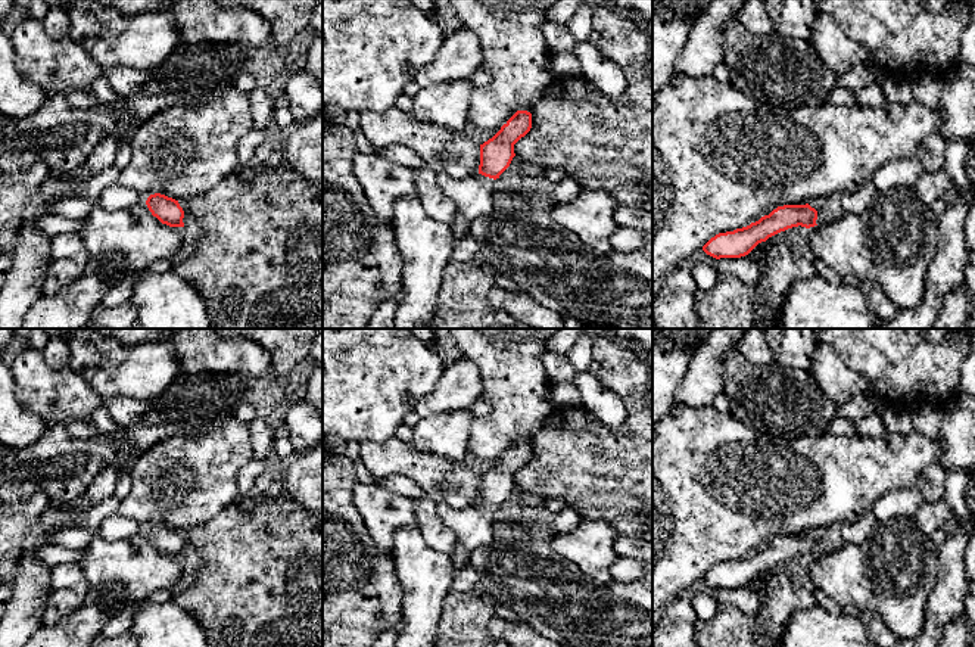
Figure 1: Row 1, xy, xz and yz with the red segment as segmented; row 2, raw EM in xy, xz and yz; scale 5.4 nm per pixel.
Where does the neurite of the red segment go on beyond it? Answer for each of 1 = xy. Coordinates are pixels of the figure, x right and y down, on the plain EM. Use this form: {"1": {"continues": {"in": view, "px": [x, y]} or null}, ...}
{"1": {"continues": {"in": "xy", "px": [187, 548]}}}

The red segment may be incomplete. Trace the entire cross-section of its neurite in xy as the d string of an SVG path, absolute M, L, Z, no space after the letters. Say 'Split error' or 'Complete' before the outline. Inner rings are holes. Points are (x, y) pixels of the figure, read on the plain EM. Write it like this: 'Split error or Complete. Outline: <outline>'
Split error. Outline: M161 523L150 525L146 535L153 547L169 557L189 557L191 545L189 542L189 532L175 531Z

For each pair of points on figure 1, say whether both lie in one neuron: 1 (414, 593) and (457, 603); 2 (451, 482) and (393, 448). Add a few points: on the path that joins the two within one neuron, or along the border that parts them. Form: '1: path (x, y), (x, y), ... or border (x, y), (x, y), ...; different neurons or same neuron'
1: border (455, 571), (452, 587), (442, 604), (436, 631); different neurons
2: path (436, 473), (408, 462); same neuron

